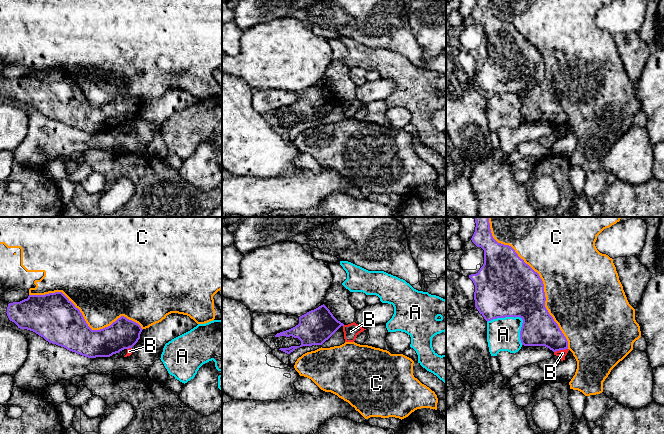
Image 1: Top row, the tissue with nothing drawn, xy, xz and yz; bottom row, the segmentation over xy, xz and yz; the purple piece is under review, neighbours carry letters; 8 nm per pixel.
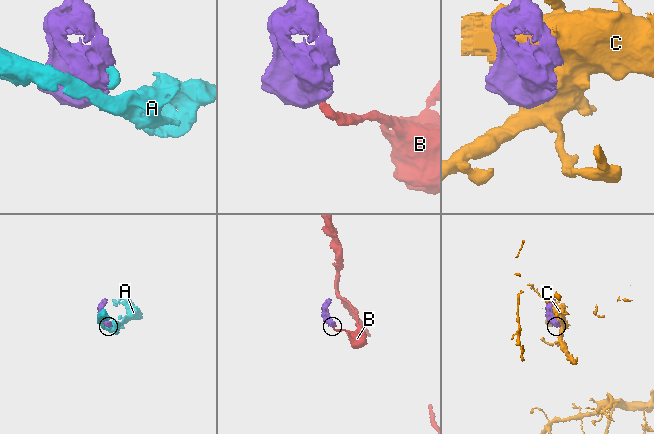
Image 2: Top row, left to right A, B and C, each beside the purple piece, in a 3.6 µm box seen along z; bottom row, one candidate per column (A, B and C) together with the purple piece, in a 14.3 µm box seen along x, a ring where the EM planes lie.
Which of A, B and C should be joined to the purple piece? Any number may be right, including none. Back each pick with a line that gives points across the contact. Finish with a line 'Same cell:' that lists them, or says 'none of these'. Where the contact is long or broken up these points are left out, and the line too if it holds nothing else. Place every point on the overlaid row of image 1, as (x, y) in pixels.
Same cell: none of these

